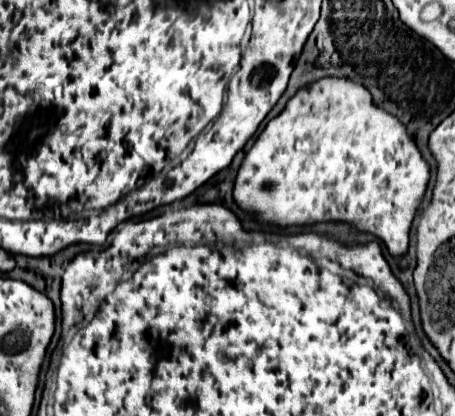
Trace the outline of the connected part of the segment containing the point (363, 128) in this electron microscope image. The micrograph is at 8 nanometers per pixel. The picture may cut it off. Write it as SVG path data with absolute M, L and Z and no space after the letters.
M322 78L300 88L280 116L272 118L246 154L236 182L234 202L250 212L256 222L288 226L312 226L320 222L344 222L358 232L380 238L398 258L408 252L410 228L424 200L430 180L430 164L408 136L404 124L384 108L372 104L372 94L348 78Z

